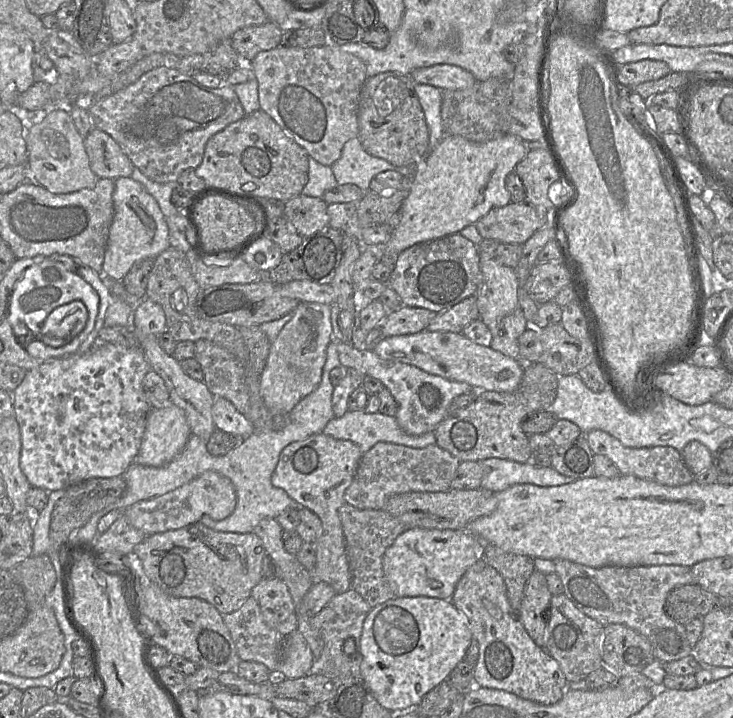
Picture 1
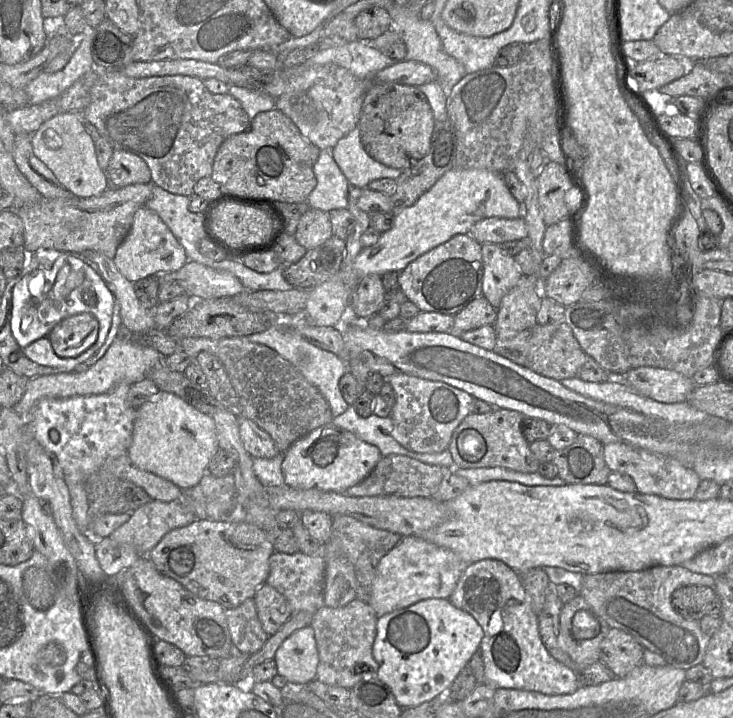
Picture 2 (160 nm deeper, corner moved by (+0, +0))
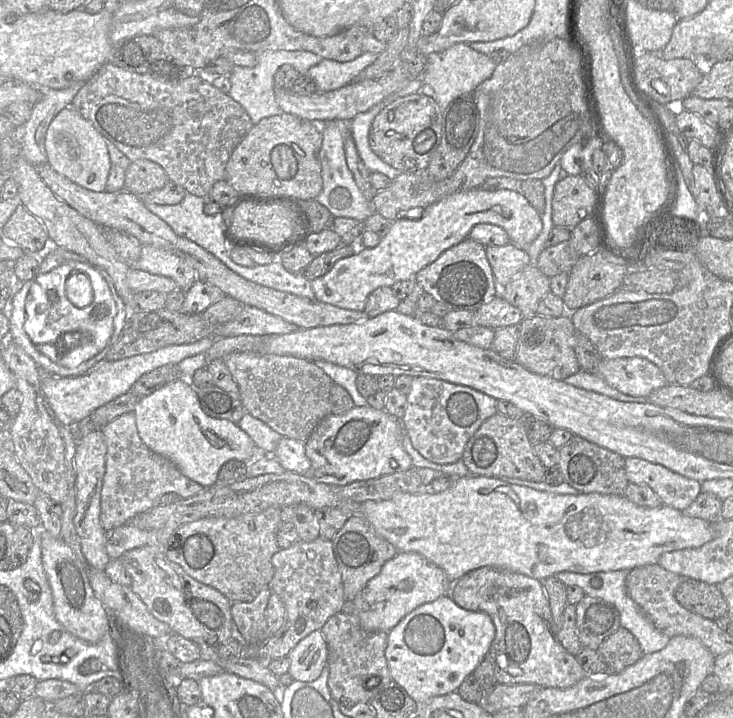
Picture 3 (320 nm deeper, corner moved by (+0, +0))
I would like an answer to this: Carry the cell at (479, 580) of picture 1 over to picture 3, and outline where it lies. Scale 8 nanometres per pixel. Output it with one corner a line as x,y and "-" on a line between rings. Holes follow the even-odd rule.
485,566
472,570
453,582
450,596
462,609
484,612
491,617
496,632
486,659
491,662
499,684
536,684
543,688
565,689
585,677
585,671
577,657
567,652
552,630
551,609
540,580
521,573

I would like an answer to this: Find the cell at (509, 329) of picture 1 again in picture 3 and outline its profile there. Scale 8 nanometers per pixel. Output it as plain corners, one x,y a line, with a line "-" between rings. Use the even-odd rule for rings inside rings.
530,264
501,290
501,297
519,309
525,320
537,314
539,302
549,292
550,278

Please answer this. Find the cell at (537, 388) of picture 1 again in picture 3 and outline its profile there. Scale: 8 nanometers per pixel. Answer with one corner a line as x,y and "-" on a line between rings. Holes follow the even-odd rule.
495,414
485,420
469,439
462,460
470,475
496,478
518,478
531,482
544,481
545,467
534,453
521,420

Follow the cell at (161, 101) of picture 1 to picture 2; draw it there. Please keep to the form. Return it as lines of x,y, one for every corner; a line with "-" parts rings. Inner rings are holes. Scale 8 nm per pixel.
99,70
98,80
90,90
90,102
81,114
83,122
95,126
114,150
128,151
143,159
150,169
154,186
184,196
191,196
196,182
211,175
215,155
223,141
247,130
250,125
250,119
236,98
228,93
211,93
203,80
197,77
165,75
132,78
121,70

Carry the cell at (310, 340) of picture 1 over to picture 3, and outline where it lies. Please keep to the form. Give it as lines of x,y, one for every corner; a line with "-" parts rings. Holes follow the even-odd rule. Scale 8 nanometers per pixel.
479,187
460,191
424,208
418,217
412,214
401,215
392,222
388,233
382,237
377,246
361,249
352,256
339,260
326,274
312,280
310,286
315,300
342,309
364,311
367,298
374,290
382,286
391,287
398,281
414,278
421,269
434,262
445,250
468,238
471,229
480,223
501,227
508,234
510,242
523,250
526,250
539,236
543,228
540,213
531,206
522,193
506,189
487,191

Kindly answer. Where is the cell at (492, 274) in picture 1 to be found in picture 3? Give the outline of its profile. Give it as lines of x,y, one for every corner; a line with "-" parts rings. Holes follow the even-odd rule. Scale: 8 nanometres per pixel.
511,242
504,246
486,246
485,250
499,290
502,290
523,269
531,264
525,250
517,248

